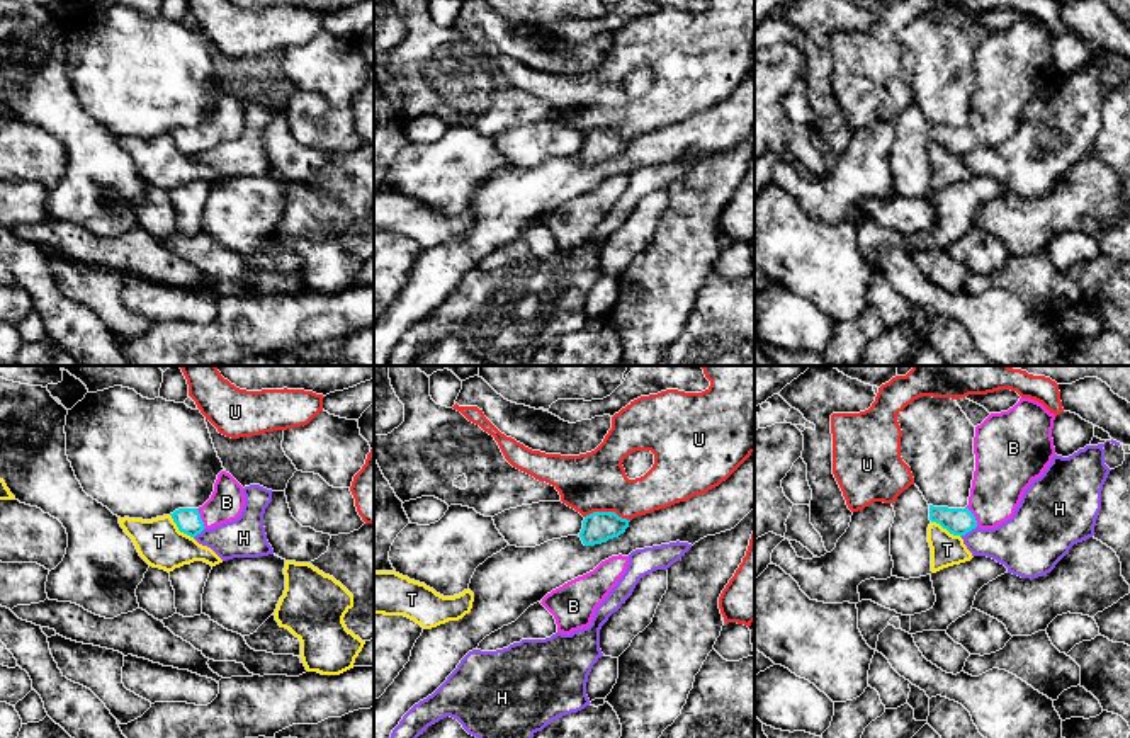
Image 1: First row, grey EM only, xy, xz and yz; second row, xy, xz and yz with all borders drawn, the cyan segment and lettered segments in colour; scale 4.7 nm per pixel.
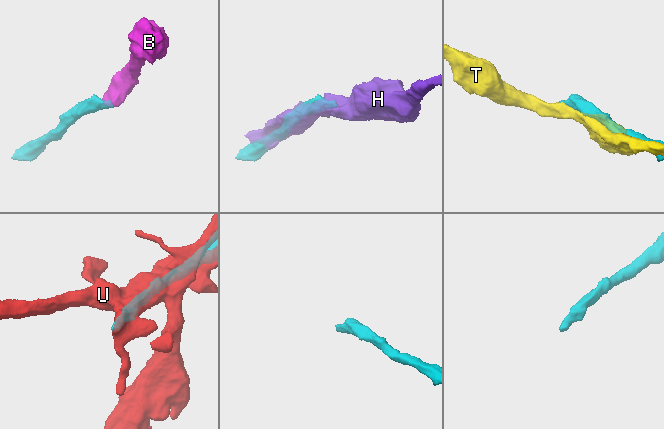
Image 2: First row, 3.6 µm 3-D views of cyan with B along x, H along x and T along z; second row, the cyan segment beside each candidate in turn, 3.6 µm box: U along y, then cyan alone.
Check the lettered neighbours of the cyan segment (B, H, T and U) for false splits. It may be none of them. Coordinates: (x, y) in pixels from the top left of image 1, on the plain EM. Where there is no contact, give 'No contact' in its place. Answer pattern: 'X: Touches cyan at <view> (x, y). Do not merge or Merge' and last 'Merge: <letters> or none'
B: Touches cyan at xy (201, 138). Merge
H: Touches cyan at yz (967, 150). Do not merge
T: Touches cyan at xy (179, 148). Do not merge
U: Touches cyan at xz (607, 131). Do not merge
Merge: B

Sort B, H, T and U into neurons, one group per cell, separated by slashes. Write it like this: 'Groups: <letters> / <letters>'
Groups: B / H / T / U

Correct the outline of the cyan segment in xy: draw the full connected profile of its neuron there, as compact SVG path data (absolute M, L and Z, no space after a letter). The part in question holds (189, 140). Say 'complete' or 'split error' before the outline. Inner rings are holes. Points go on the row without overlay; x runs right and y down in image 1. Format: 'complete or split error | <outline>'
split error | M226 90L218 94L211 117L199 128L178 128L172 134L178 150L195 156L204 148L236 139L245 124L243 105Z

